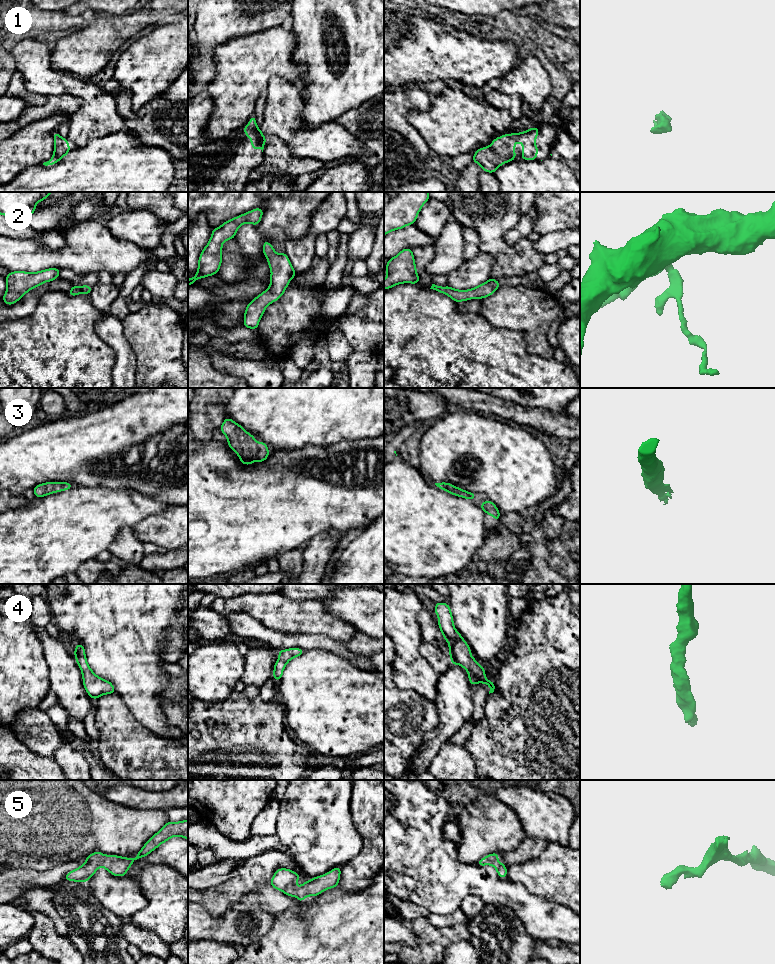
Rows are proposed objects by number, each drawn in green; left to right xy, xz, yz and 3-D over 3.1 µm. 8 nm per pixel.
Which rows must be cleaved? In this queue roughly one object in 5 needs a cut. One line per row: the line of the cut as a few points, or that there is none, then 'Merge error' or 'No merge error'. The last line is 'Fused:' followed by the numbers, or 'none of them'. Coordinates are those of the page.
1: No split. No merge error
2: No split. No merge error
3: No split. No merge error
4: No split. No merge error
5: No split. No merge error
Fused: none of them

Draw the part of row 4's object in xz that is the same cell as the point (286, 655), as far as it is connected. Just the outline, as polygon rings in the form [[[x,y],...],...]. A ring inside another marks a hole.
[[[290,648],[278,651],[279,659],[274,665],[273,678],[279,681],[283,675],[286,664],[295,657],[301,656],[305,651],[301,648]]]

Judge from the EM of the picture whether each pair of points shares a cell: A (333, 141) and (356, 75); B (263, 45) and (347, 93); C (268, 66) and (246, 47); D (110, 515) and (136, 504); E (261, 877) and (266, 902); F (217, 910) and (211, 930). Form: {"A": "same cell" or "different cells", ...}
{"A": "different cells", "B": "different cells", "C": "same cell", "D": "same cell", "E": "different cells", "F": "different cells"}

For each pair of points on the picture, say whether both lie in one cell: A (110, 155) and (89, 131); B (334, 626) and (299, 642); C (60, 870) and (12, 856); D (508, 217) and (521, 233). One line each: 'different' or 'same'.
A: different
B: different
C: different
D: different

